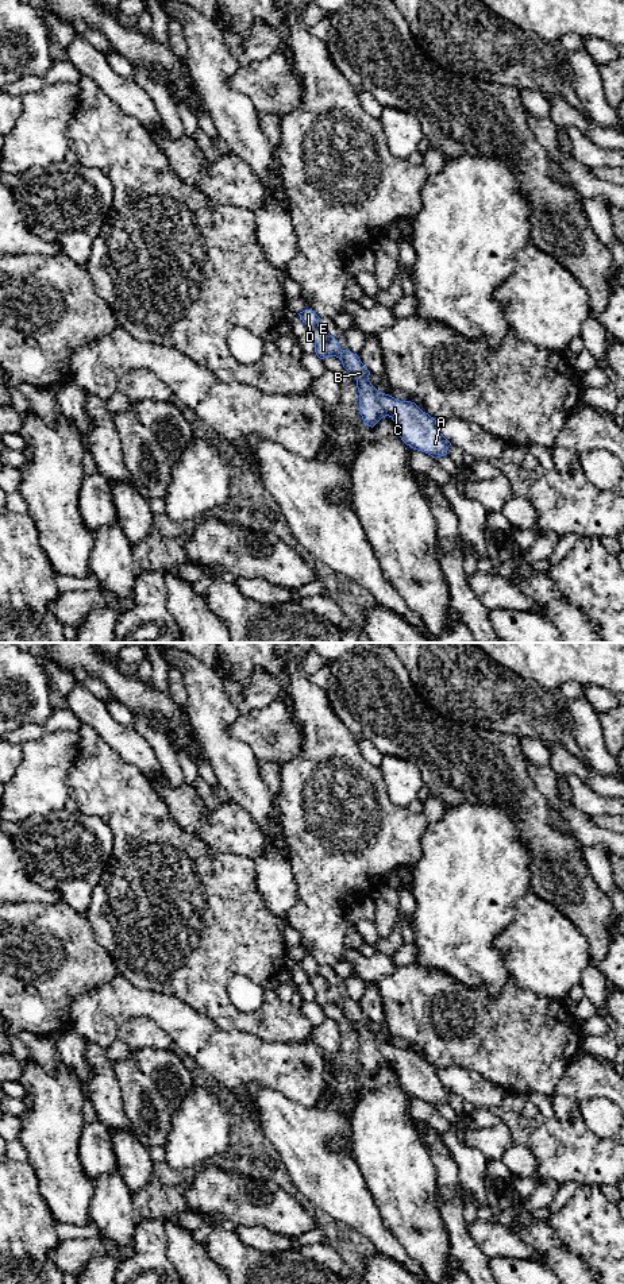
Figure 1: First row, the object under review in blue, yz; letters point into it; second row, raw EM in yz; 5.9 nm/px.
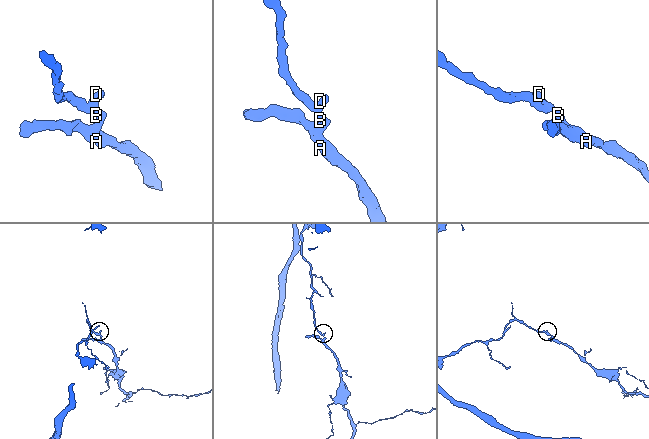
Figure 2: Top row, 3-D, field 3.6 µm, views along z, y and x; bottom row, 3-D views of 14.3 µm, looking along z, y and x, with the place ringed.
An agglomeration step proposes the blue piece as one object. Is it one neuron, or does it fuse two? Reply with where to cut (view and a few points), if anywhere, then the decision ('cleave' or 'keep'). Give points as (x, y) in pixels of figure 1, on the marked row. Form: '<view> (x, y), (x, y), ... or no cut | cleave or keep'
no cut | keep

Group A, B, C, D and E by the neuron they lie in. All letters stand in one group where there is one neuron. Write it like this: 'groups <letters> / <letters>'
groups A B C D E

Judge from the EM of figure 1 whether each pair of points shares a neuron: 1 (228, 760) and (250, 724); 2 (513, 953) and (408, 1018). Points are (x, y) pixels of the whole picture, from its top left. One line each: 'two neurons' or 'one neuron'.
1: two neurons
2: two neurons

